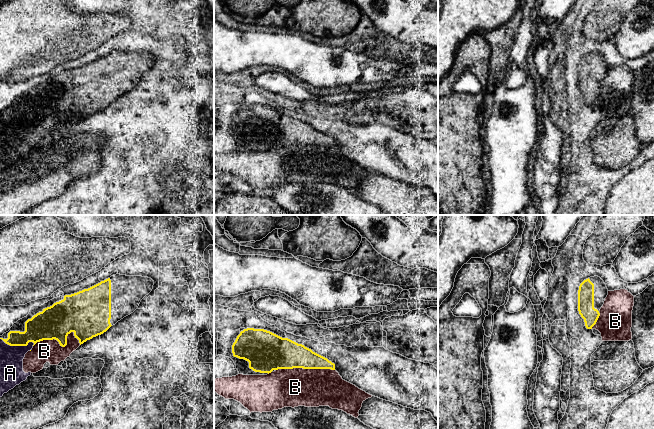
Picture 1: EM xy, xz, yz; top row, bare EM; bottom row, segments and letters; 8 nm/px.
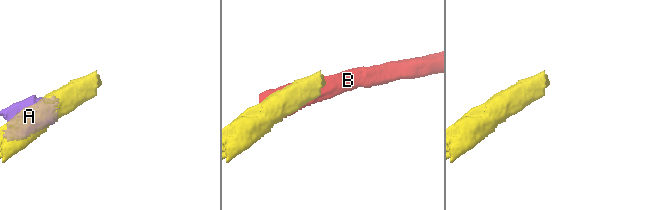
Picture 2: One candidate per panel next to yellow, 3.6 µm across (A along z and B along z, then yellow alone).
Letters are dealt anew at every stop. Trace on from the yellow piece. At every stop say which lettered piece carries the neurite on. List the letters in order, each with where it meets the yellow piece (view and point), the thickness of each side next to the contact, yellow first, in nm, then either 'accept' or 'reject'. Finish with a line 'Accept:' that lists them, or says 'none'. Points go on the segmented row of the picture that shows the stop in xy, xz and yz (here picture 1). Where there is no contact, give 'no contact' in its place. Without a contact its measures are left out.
A: contact xy (17, 345); calibres 220 and 190 nm; reject
B: contact xy (61, 345); calibres 280 and 180 nm; reject
Accept: none

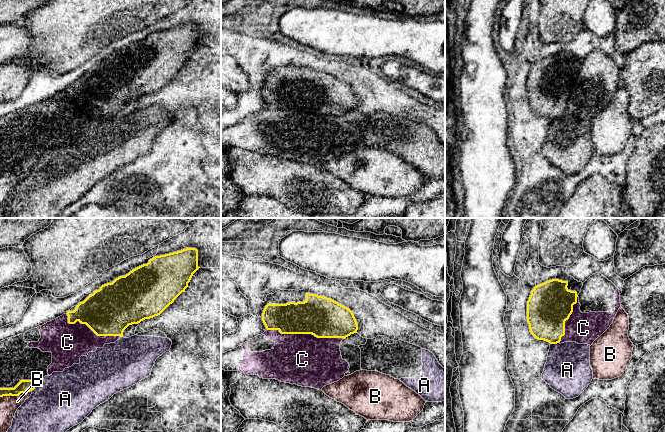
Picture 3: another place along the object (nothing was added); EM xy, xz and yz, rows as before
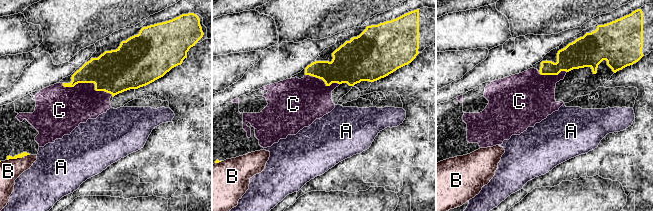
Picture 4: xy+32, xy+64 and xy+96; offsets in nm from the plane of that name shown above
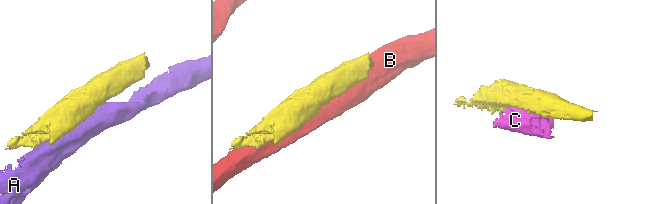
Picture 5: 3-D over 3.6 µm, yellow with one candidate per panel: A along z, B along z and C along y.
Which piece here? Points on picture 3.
A: contact xy (36, 385); calibres 110 and 440 nm; reject
B: contact xy (16, 395); calibres 110 and 140 nm; reject
C: contact xz (305, 333); calibres 320 and 420 nm; reject
Accept: none

